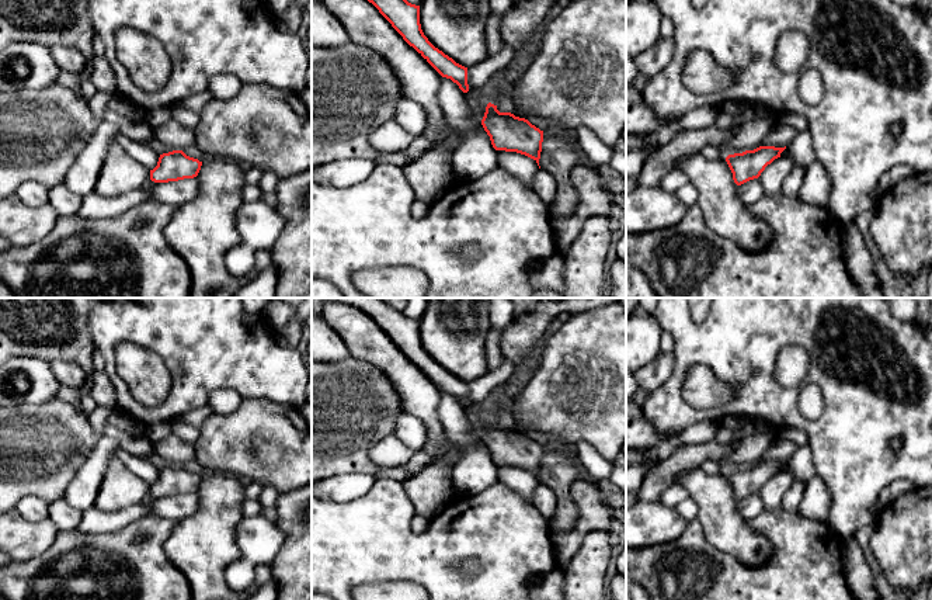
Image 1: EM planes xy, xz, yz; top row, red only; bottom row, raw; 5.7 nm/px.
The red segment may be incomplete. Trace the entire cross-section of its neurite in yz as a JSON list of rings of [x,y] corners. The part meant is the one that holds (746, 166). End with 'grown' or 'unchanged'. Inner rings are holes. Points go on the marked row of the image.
[[[754,118],[743,124],[738,132],[720,148],[728,155],[726,162],[733,173],[733,180],[741,185],[758,178],[768,164],[780,157],[785,148],[764,146],[762,142],[778,118]]]; grown

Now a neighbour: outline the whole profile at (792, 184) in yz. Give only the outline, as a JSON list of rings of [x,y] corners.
[[[793,166],[790,173],[782,183],[780,193],[789,200],[797,200],[800,197],[801,185],[806,176],[806,167]]]

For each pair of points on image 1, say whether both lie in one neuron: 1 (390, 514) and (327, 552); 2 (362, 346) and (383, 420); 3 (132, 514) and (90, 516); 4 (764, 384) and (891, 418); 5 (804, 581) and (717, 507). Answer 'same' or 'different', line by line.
1: same
2: different
3: same
4: same
5: different

